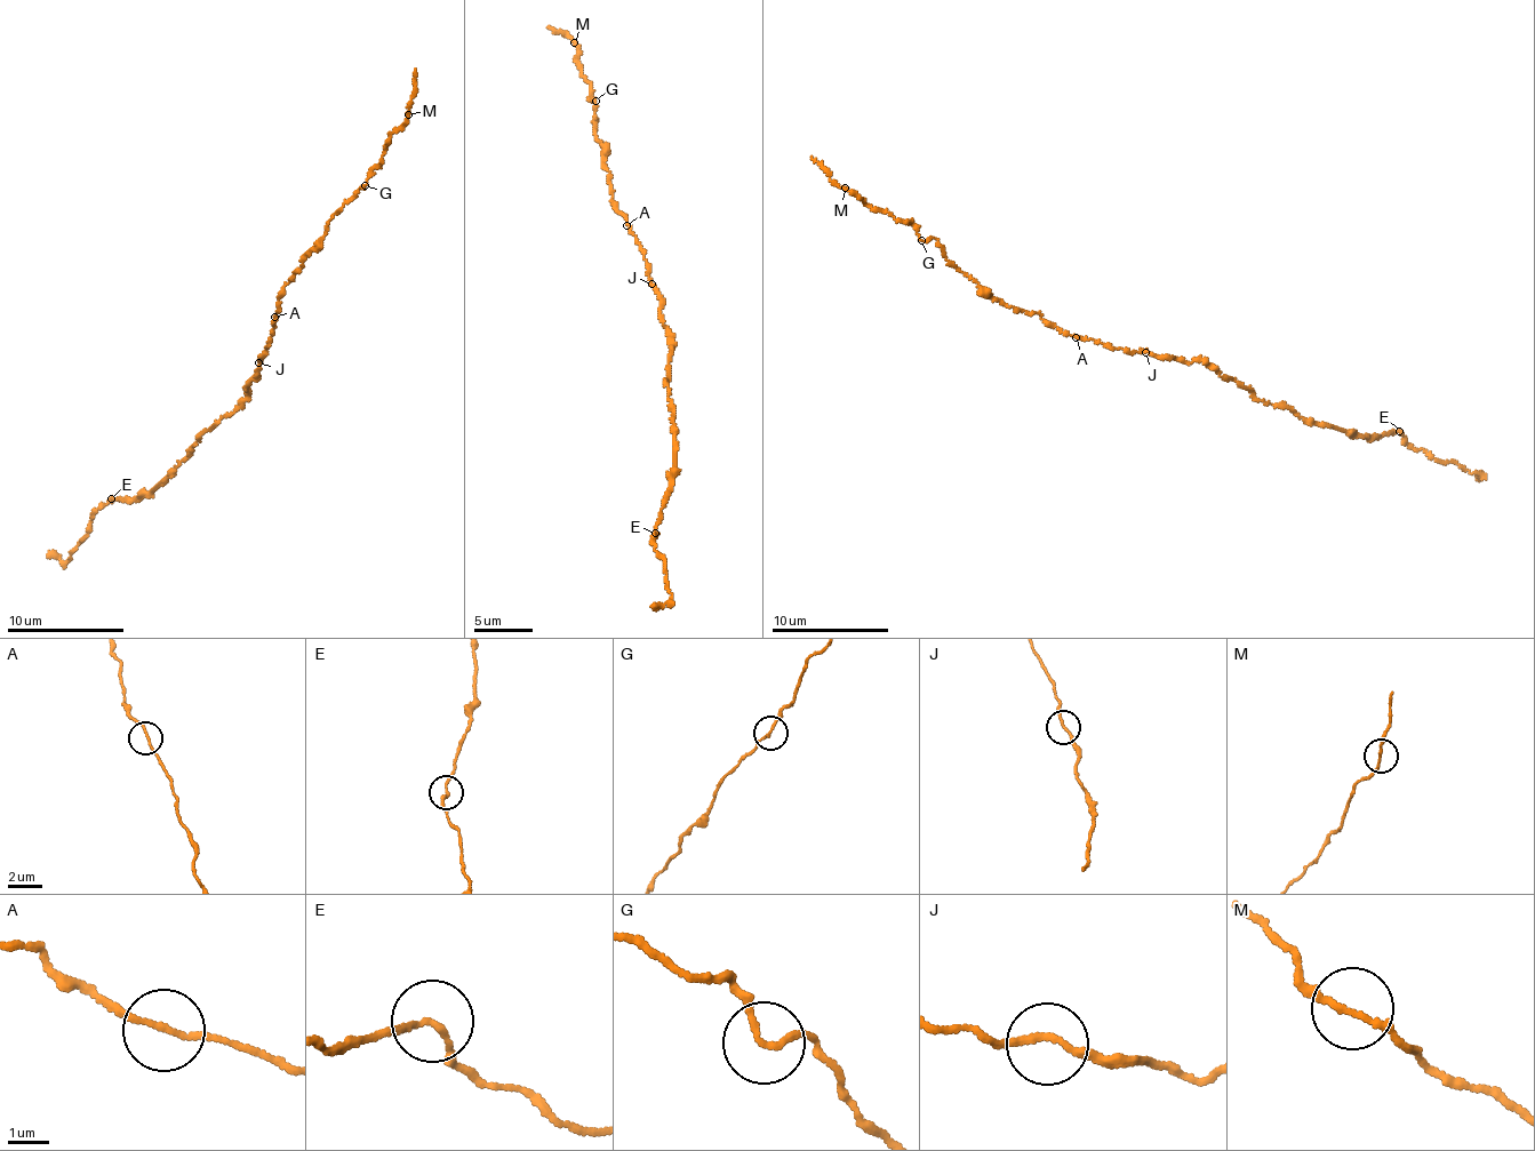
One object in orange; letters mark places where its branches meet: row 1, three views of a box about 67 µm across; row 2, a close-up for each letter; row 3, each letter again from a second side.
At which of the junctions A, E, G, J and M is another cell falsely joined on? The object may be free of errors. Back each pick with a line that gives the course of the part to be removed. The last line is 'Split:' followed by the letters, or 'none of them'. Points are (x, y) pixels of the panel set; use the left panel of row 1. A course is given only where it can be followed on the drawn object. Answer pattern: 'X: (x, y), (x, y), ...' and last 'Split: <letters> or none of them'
Split: none of them

